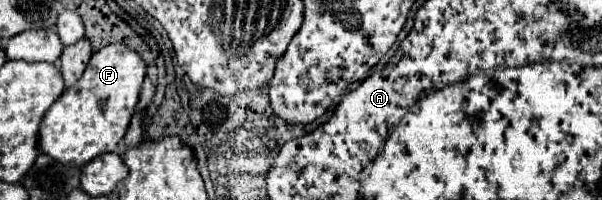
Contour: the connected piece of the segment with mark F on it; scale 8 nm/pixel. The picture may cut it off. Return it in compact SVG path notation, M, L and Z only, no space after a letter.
M123 42L97 50L79 82L67 88L43 116L39 130L41 150L53 160L77 168L99 154L115 152L135 114L145 72L147 64L141 54Z

